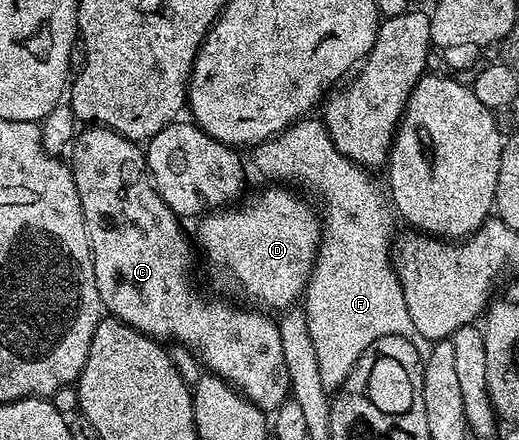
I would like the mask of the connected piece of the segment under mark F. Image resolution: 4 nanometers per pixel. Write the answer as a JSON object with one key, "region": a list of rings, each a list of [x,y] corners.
{"region":[[[314,117],[296,121],[277,136],[255,145],[251,152],[253,166],[262,175],[269,176],[272,179],[269,181],[283,182],[297,189],[305,188],[300,190],[305,193],[313,191],[322,197],[320,246],[311,278],[308,280],[308,287],[302,297],[302,307],[306,314],[306,322],[310,326],[310,338],[314,343],[314,352],[318,359],[318,374],[321,377],[322,388],[334,394],[344,384],[366,346],[370,346],[371,342],[378,338],[409,337],[423,362],[430,358],[433,341],[416,332],[413,319],[410,318],[410,312],[406,307],[401,282],[391,259],[394,216],[385,195],[383,198],[371,178],[373,175],[367,169],[337,150],[329,136],[328,128],[319,117]]]}

